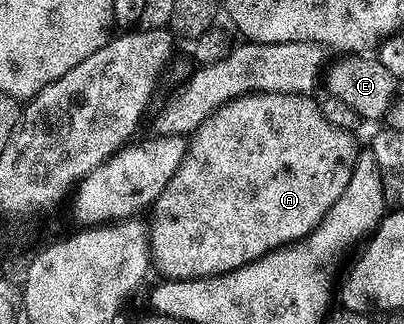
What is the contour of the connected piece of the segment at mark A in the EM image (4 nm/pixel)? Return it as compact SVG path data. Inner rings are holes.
M252 92L240 98L233 98L218 106L197 129L190 135L186 143L186 154L181 160L175 175L165 184L165 188L150 207L151 224L147 231L149 251L154 269L163 273L167 280L184 282L190 278L214 278L216 274L228 274L230 270L241 268L250 262L278 250L281 246L290 246L293 242L311 233L315 225L322 220L325 212L337 204L341 192L345 192L345 184L349 184L349 176L353 176L355 161L359 159L360 143L355 143L356 135L349 130L342 130L329 124L321 112L319 102L306 94L273 94Z

